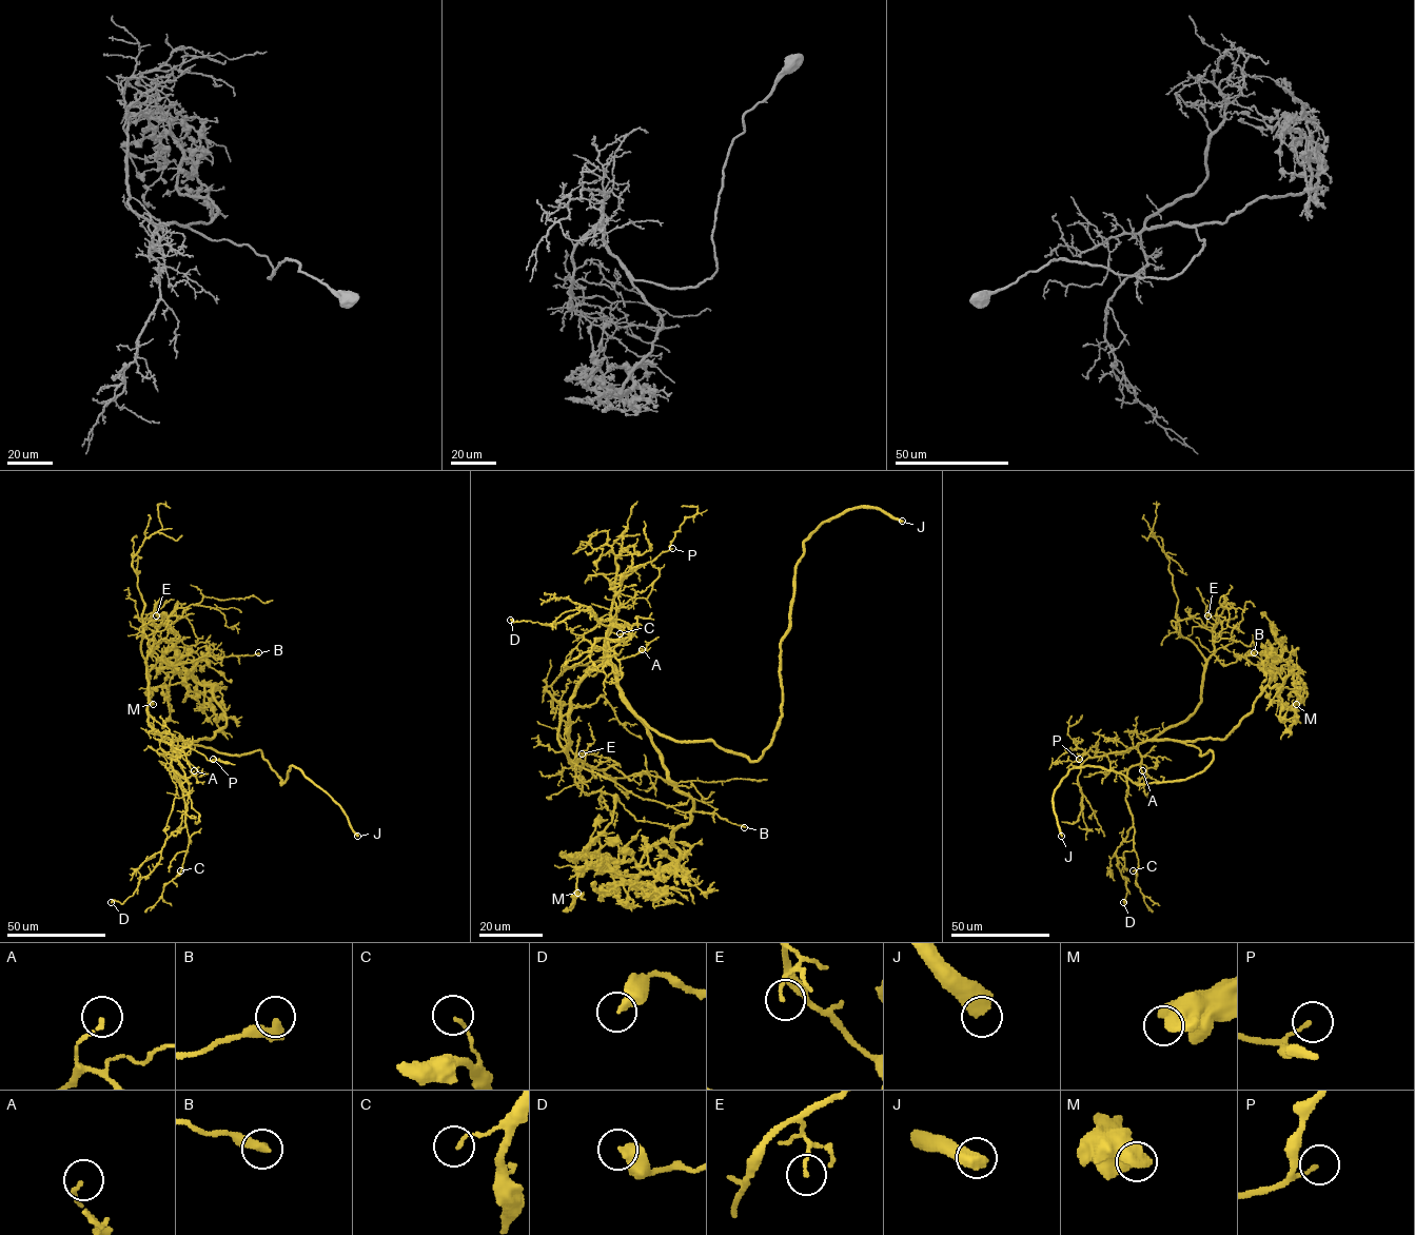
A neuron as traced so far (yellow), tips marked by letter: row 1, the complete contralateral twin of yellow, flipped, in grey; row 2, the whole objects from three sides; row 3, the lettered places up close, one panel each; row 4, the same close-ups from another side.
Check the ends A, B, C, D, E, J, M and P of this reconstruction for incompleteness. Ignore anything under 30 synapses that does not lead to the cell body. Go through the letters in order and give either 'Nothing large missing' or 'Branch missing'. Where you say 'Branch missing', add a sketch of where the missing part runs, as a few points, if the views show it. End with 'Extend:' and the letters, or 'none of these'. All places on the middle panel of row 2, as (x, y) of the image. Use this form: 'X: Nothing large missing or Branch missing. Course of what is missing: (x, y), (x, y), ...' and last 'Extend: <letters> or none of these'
A: Nothing large missing
B: Nothing large missing
C: Nothing large missing
D: Nothing large missing
E: Nothing large missing
J: Branch missing. Course of what is missing: (902, 521), (922, 541), (924, 550)
M: Nothing large missing
P: Nothing large missing
Extend: J

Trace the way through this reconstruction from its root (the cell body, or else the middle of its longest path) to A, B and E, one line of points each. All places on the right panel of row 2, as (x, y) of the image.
A: (1180, 740), (1141, 742), (1138, 751), (1148, 777), (1142, 770)
B: (1180, 740), (1152, 739), (1194, 711), (1201, 700), (1207, 660), (1214, 655), (1225, 665), (1254, 652)
E: (1180, 740), (1152, 739), (1183, 722), (1200, 701), (1204, 665), (1214, 647), (1216, 623), (1207, 611), (1207, 615)

